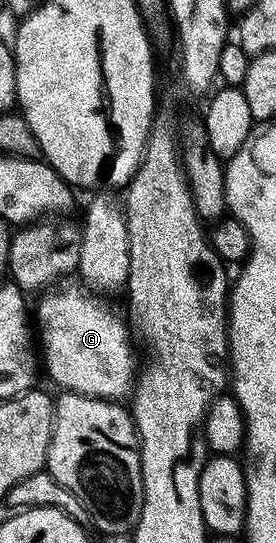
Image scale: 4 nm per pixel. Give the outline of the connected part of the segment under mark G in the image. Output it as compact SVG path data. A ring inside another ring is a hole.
M66 283L64 286L54 287L52 290L44 293L40 297L41 300L37 304L37 316L35 312L35 324L41 327L41 340L39 336L39 344L45 347L45 364L43 360L43 368L49 371L49 376L54 380L55 383L58 384L58 389L64 390L66 392L78 392L79 394L83 394L84 396L98 396L100 400L111 400L114 402L120 401L122 398L120 396L128 397L130 393L132 393L135 387L135 377L139 372L139 360L137 364L137 360L133 357L133 348L129 345L129 336L131 337L131 328L127 323L126 317L124 315L121 316L116 312L115 309L112 308L111 305L107 304L100 295L94 294L88 287L82 286L80 283L77 284L69 284Z

